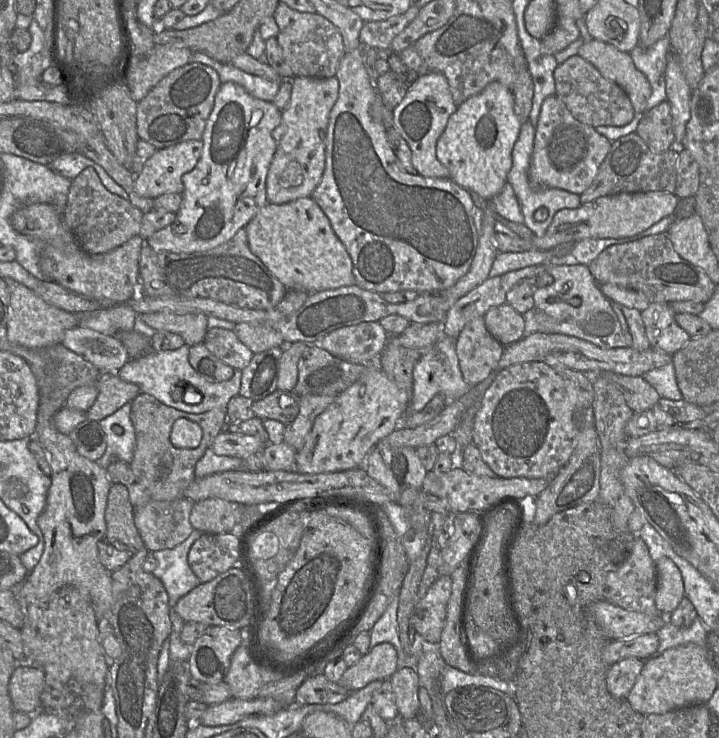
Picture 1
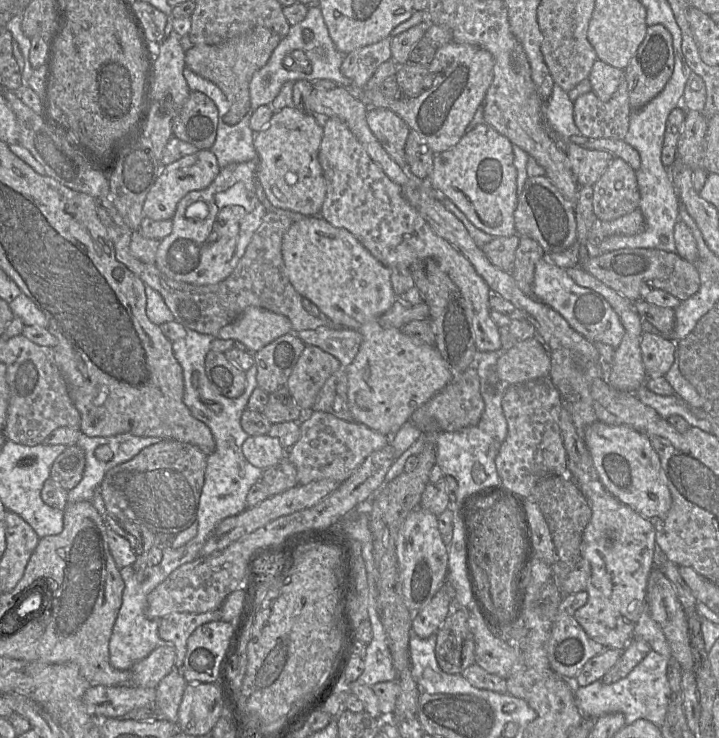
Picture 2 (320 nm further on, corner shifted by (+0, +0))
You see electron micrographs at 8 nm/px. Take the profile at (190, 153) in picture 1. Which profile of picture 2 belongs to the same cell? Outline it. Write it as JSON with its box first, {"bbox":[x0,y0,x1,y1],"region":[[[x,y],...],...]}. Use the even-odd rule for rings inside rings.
{"bbox":[142,149,220,220],"region":[[[201,149],[163,167],[149,190],[142,208],[143,215],[152,220],[171,220],[178,202],[188,192],[208,187],[218,175],[220,167],[209,149]]]}

